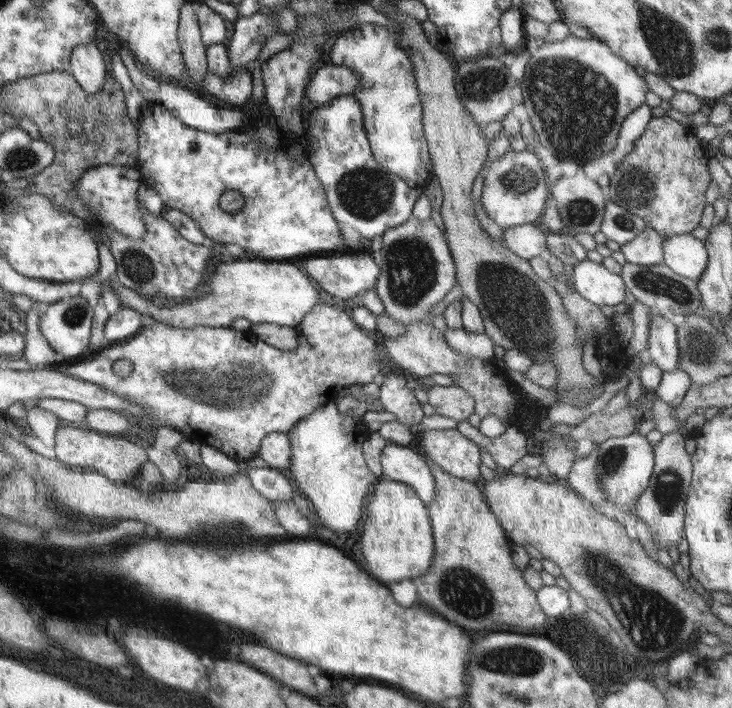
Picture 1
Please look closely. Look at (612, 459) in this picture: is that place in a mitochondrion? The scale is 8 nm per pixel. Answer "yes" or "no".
yes

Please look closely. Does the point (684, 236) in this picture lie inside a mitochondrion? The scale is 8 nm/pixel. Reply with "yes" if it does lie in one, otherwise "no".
no

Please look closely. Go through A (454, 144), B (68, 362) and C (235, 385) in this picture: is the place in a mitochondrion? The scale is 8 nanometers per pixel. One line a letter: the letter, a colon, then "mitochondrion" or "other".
A: other
B: other
C: mitochondrion

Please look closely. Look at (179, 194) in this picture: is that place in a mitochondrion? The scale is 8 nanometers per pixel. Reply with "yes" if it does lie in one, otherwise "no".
no

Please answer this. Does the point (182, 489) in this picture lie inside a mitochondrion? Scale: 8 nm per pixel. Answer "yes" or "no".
no

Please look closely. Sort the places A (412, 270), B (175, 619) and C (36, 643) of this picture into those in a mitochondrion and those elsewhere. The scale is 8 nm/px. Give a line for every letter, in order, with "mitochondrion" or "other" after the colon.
A: mitochondrion
B: other
C: mitochondrion

